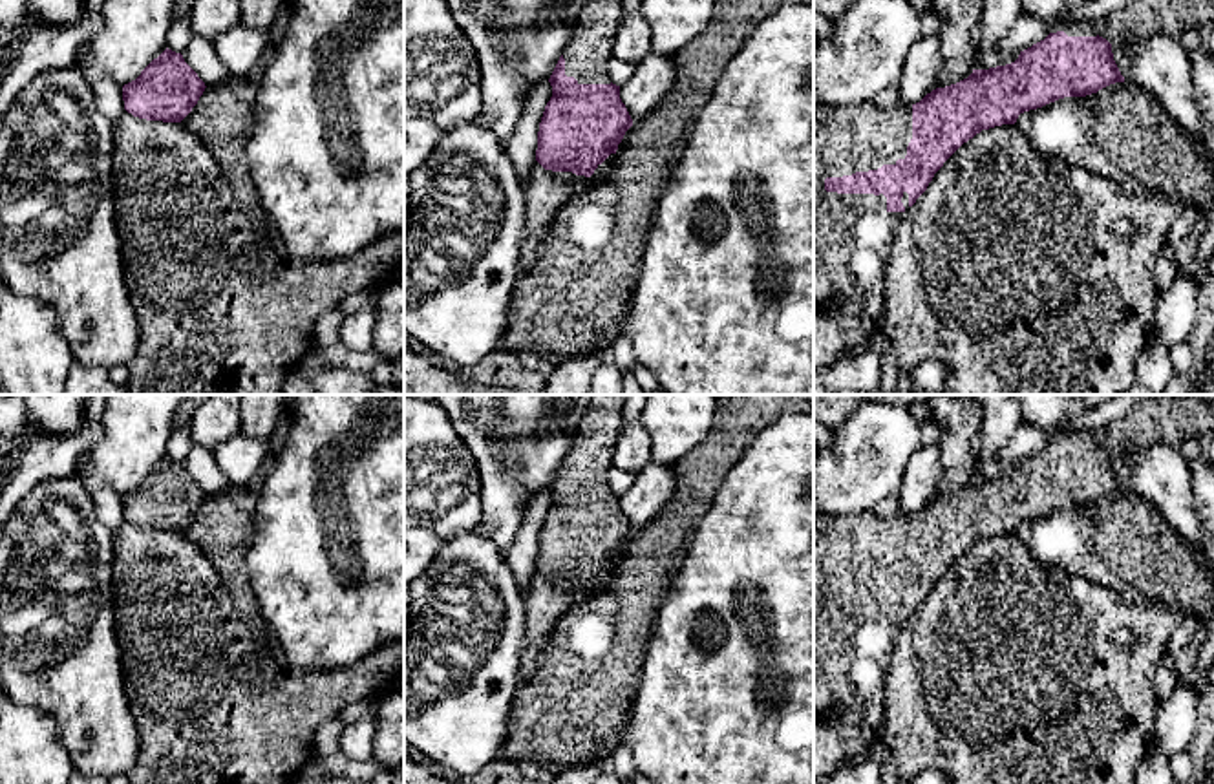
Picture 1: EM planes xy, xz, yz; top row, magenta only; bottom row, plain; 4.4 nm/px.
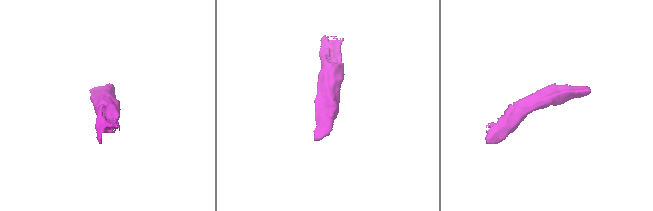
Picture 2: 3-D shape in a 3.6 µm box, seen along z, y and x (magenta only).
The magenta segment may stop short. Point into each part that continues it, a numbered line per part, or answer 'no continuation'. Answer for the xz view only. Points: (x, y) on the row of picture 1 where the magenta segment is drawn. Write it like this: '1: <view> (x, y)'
1: xz (587, 55)

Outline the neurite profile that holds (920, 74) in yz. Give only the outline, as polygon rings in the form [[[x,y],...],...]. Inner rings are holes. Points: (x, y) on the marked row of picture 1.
[[[918,38],[907,55],[900,88],[900,104],[912,106],[936,90],[942,73],[940,38]]]

